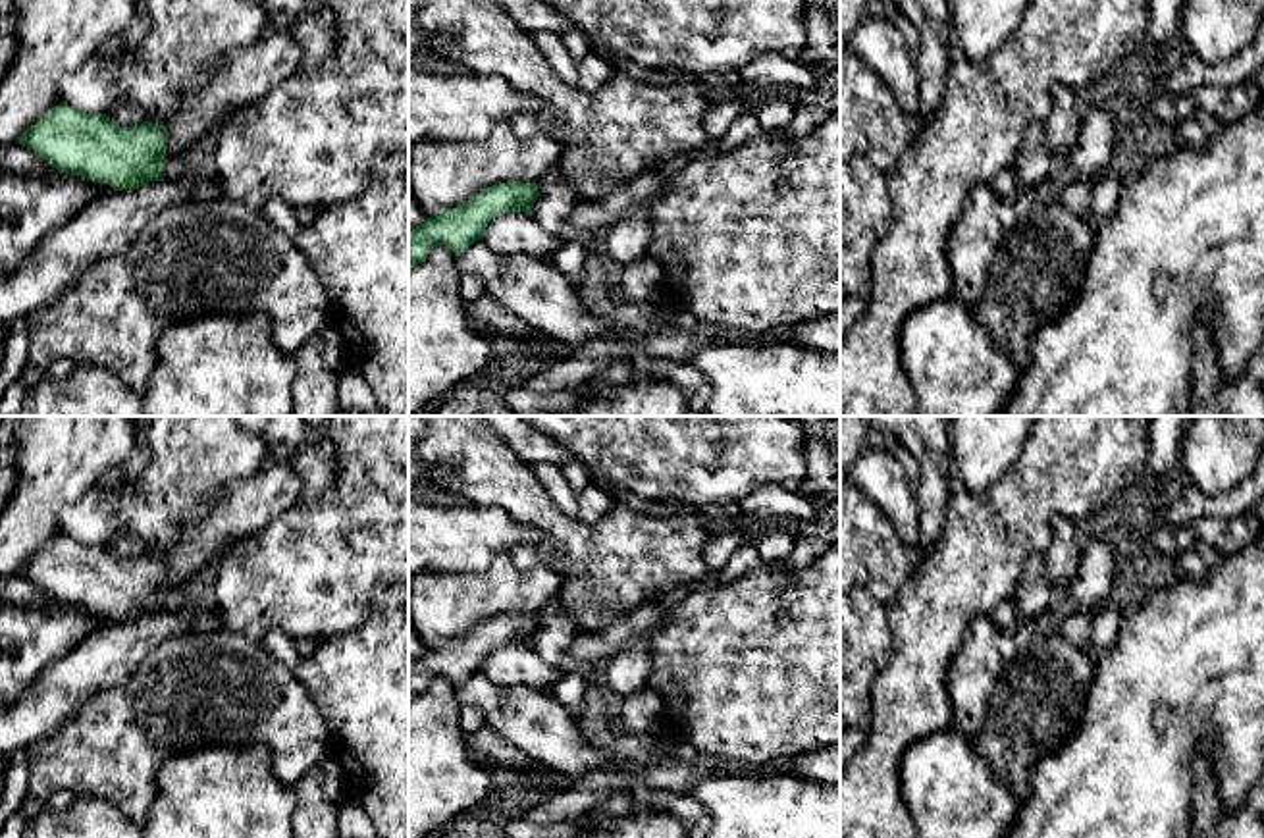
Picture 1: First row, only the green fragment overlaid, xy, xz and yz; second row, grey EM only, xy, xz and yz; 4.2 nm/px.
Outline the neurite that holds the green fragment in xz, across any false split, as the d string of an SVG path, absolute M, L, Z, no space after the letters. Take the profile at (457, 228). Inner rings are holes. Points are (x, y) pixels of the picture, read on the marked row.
M499 183L472 195L461 206L408 229L408 272L422 264L434 247L447 247L461 256L484 237L487 223L503 214L530 214L540 191L536 183Z

